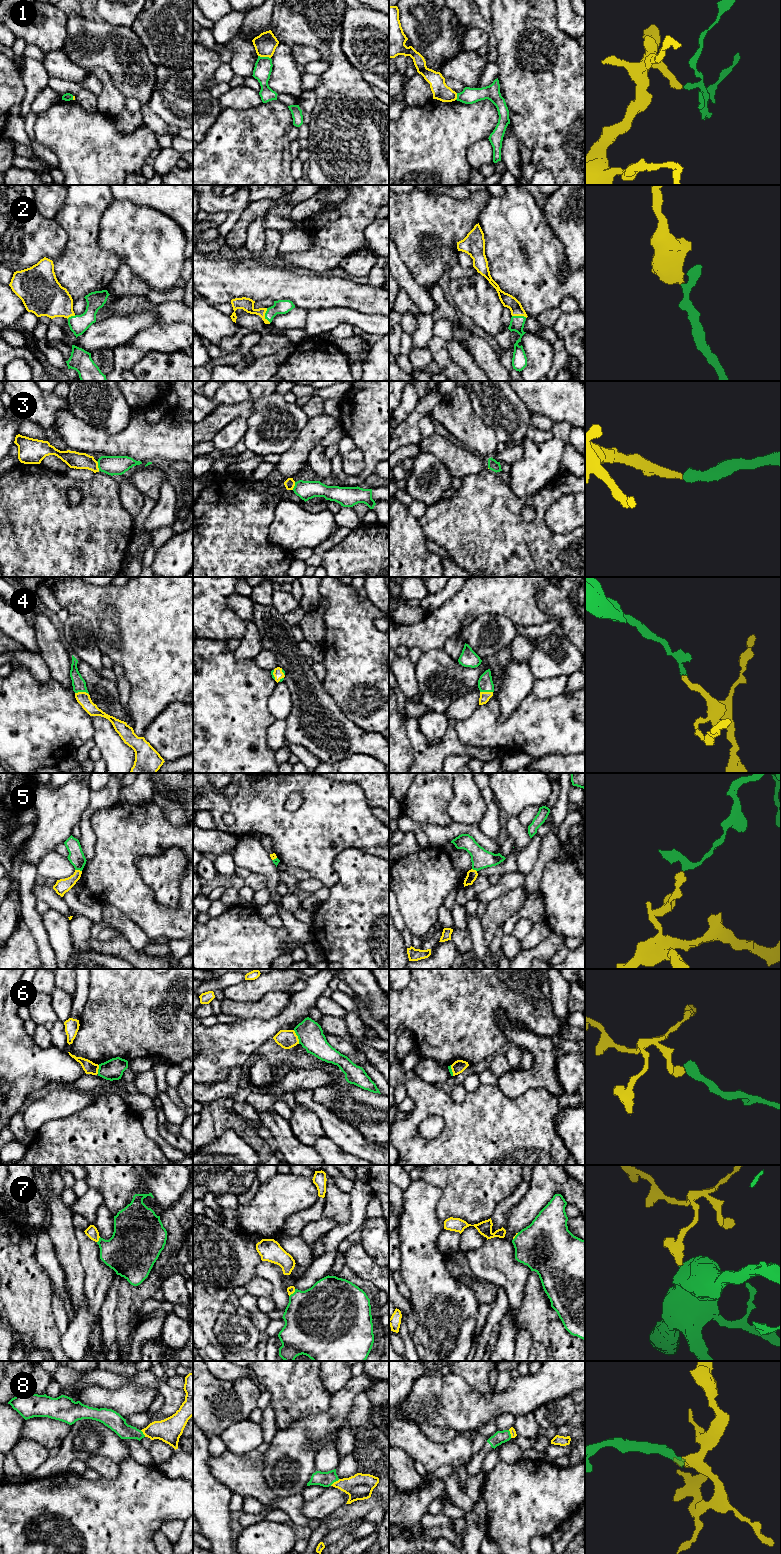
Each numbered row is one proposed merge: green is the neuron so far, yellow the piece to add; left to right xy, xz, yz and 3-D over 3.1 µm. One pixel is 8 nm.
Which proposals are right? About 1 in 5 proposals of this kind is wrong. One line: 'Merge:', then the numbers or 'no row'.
Merge: 2, 3, 4, 7, 8

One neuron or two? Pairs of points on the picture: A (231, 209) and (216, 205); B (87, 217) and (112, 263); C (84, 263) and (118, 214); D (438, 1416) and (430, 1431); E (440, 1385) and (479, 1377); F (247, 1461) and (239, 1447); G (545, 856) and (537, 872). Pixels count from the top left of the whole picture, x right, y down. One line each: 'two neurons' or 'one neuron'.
A: one neuron
B: one neuron
C: two neurons
D: two neurons
E: two neurons
F: two neurons
G: one neuron

